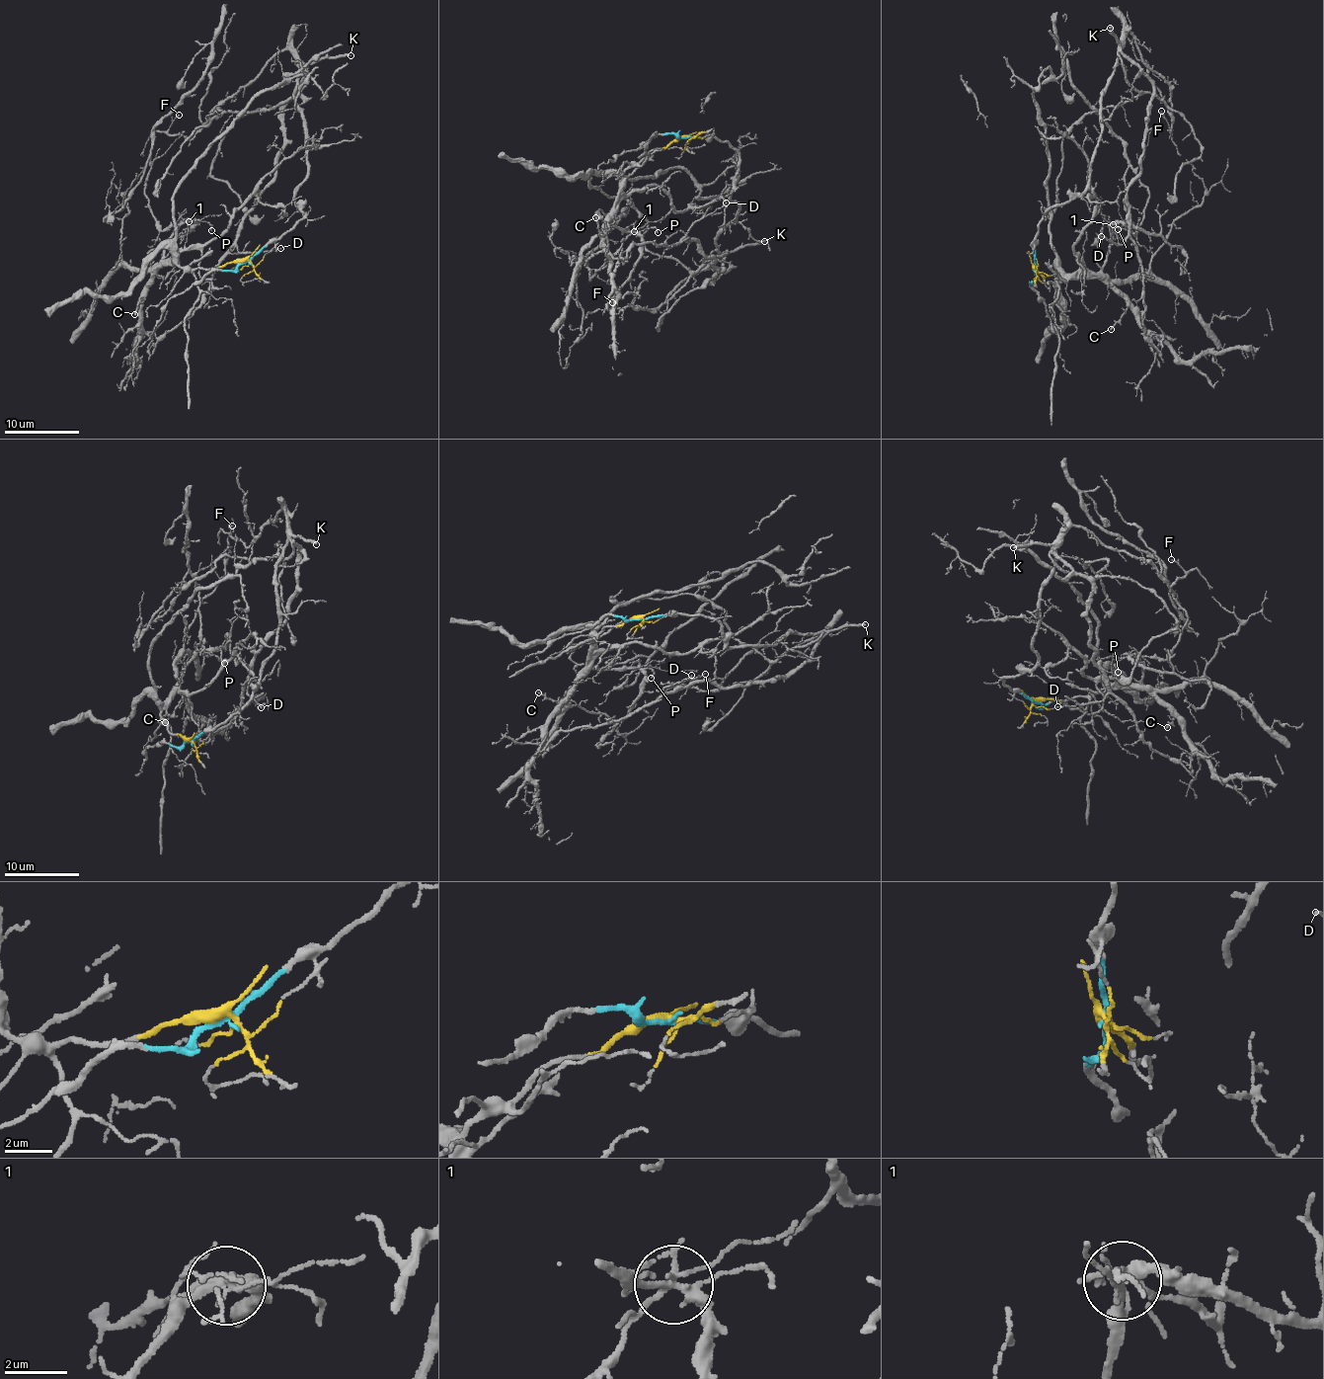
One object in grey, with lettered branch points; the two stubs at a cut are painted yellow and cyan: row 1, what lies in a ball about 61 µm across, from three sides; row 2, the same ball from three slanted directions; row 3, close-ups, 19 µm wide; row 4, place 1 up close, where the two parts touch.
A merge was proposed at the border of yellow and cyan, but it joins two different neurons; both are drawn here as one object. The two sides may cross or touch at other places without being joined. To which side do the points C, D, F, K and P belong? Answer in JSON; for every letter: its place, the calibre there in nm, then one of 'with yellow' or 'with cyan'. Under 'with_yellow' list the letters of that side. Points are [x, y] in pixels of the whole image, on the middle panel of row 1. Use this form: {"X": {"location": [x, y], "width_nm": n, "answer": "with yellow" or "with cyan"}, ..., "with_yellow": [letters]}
{"C": {"location": [595, 217], "width_nm": 170, "answer": "with yellow"}, "D": {"location": [726, 202], "width_nm": 130, "answer": "with cyan"}, "F": {"location": [612, 302], "width_nm": 70, "answer": "with cyan"}, "K": {"location": [764, 241], "width_nm": 240, "answer": "with cyan"}, "P": {"location": [658, 232], "width_nm": 120, "answer": "with yellow"}, "with_yellow": ["C", "P"]}

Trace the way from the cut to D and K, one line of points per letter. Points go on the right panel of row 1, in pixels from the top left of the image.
D: (1035, 270), (1040, 220), (1087, 188), (1101, 93), (1124, 52), (1153, 86), (1129, 238), (1101, 236)
K: (1035, 270), (1040, 220), (1051, 207), (1065, 204), (1087, 188), (1102, 131), (1101, 93), (1118, 53), (1109, 27)

